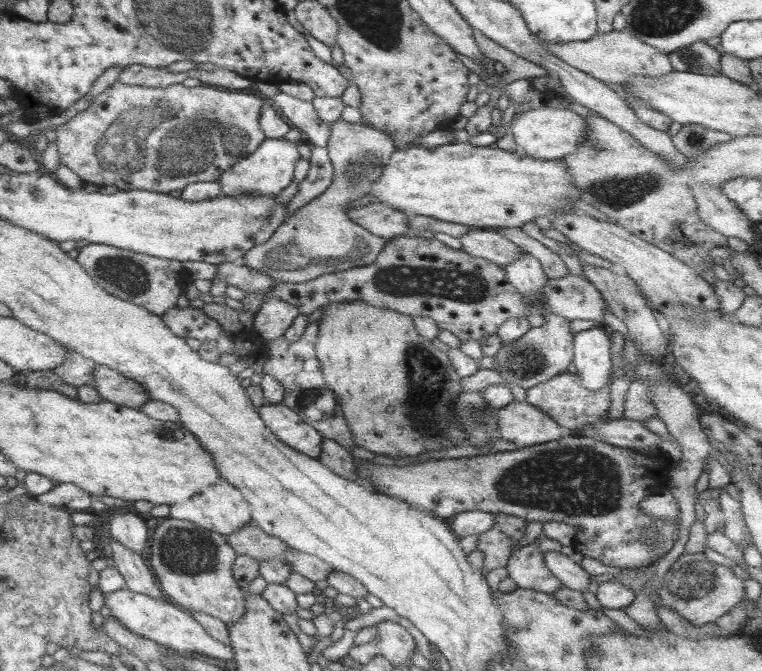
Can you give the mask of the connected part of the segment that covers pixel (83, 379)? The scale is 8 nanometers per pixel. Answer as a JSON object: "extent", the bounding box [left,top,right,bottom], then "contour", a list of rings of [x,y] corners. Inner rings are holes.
{"extent":[52,348,96,389],"contour":[[[67,348],[67,359],[59,366],[53,367],[52,371],[76,389],[83,384],[94,387],[93,370],[96,365],[94,360]]]}

